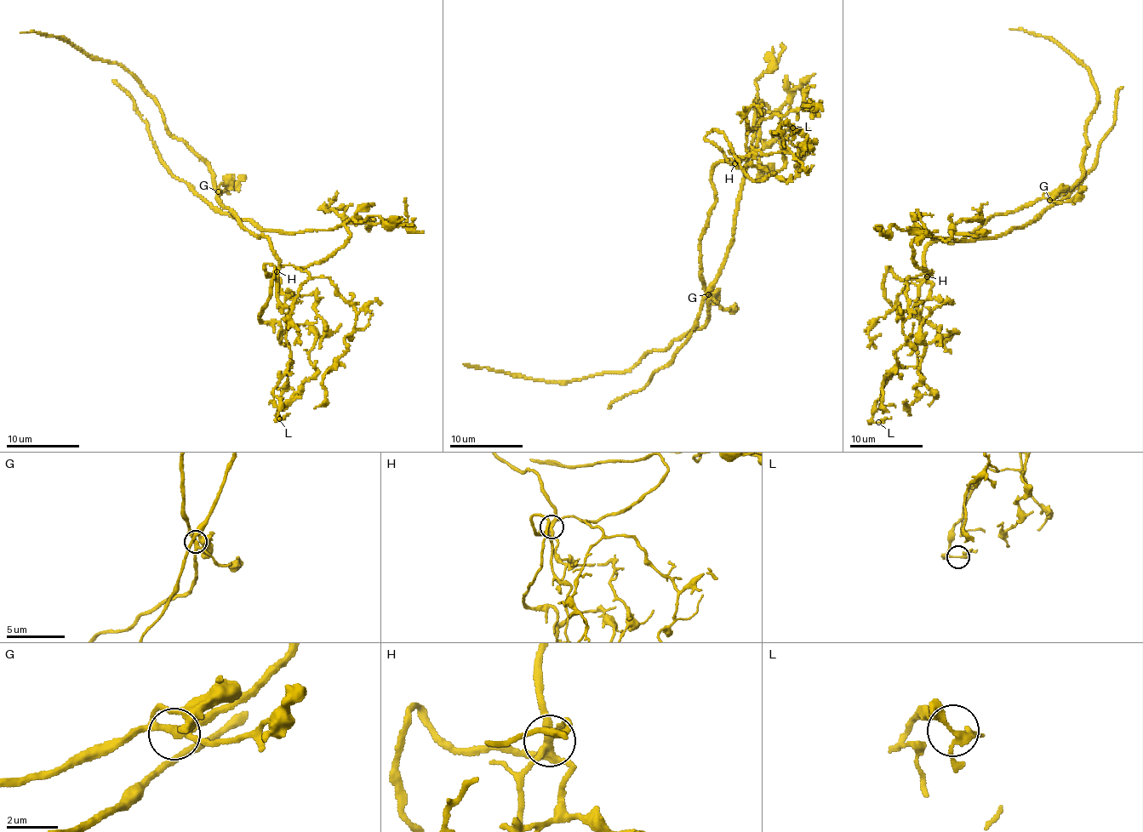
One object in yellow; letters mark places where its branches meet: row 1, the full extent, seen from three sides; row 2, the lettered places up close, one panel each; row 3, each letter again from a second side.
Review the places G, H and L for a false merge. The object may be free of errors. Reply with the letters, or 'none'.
H

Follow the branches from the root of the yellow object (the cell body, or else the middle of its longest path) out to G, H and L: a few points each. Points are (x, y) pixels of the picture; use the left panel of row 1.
G: (277, 258), (265, 236), (254, 236), (243, 230), (230, 208), (223, 208), (219, 204), (218, 191)
H: (277, 258), (277, 270)
L: (277, 258), (277, 300), (288, 310), (286, 343), (293, 361), (273, 390), (279, 401), (280, 419)

